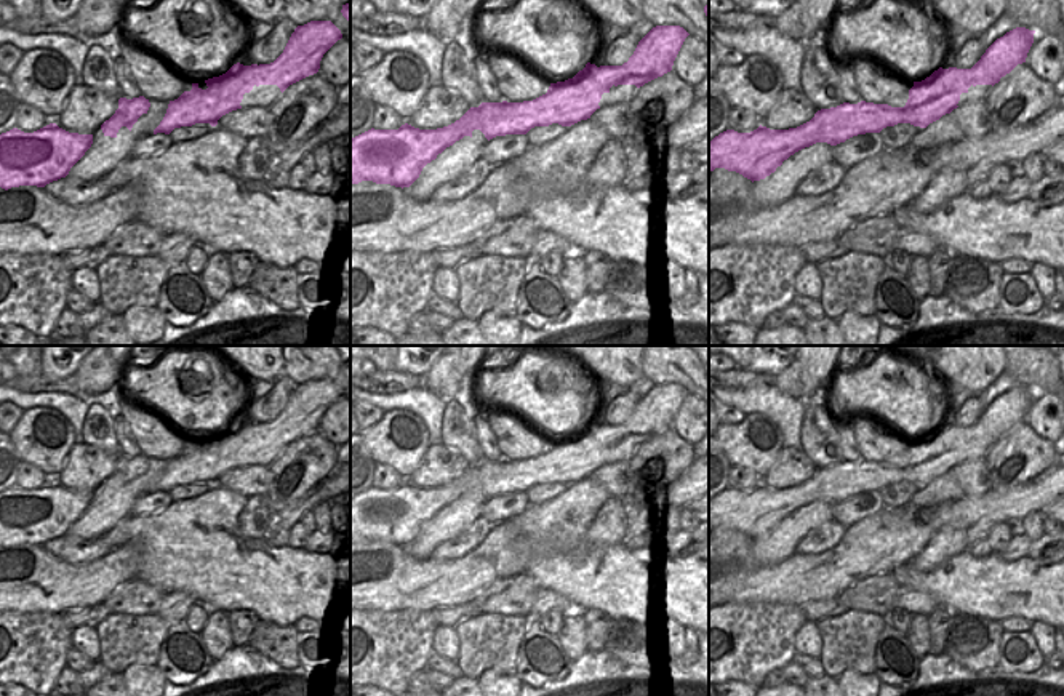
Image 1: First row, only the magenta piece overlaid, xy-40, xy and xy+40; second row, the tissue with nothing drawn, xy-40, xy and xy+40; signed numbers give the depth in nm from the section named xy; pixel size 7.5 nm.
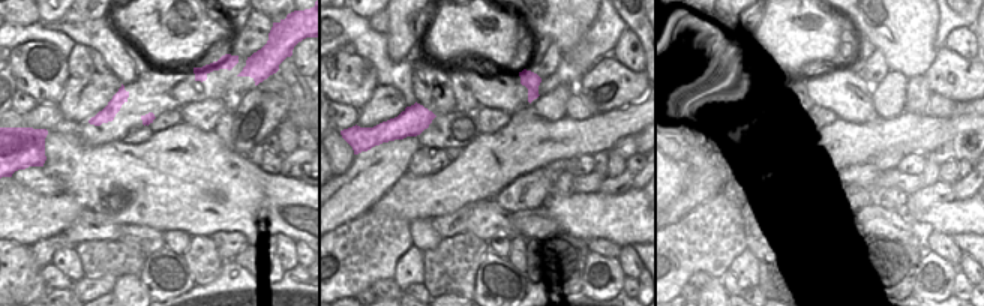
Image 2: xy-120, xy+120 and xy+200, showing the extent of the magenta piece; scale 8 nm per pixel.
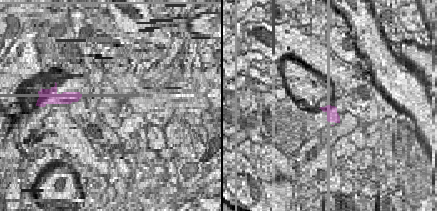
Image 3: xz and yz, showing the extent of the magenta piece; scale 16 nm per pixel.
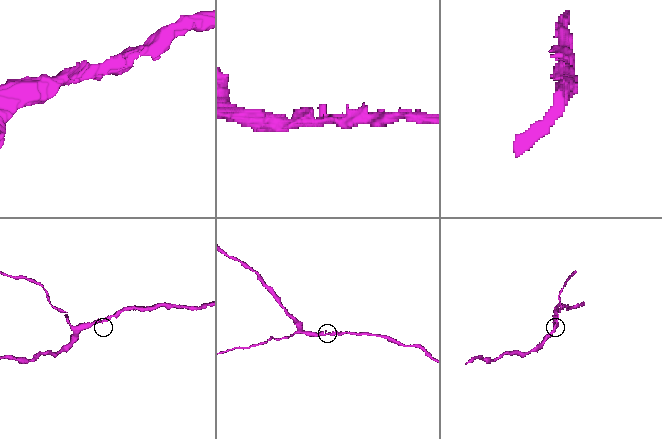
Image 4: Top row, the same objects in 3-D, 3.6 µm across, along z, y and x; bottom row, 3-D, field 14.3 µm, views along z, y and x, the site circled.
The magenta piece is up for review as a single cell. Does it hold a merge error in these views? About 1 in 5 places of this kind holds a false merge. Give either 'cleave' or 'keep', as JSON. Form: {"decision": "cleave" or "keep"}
{"decision": "keep"}

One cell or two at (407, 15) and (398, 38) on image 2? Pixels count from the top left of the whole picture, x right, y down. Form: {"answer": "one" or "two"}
{"answer": "one"}

